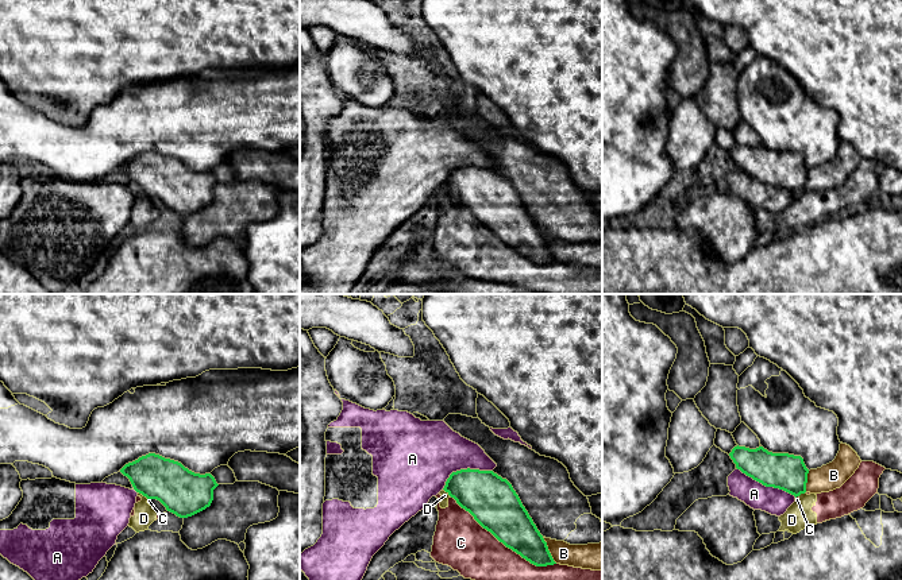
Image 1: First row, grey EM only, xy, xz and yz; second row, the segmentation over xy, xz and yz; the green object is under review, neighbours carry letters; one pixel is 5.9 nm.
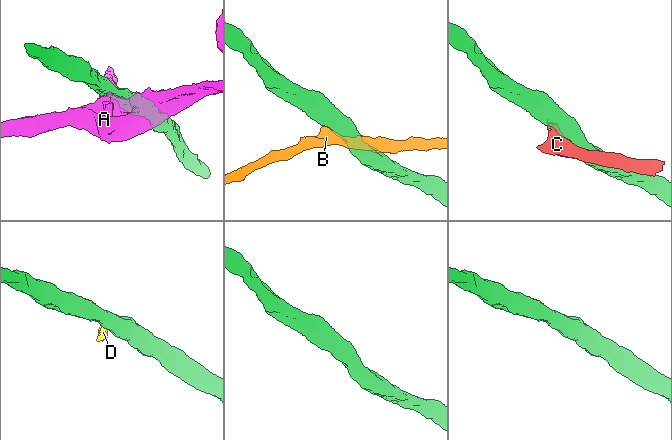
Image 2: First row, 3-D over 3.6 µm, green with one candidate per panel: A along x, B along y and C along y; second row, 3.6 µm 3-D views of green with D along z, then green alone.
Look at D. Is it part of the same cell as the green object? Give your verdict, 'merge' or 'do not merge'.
do not merge

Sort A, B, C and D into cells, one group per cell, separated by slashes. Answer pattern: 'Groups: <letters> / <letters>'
Groups: A / B / C D

